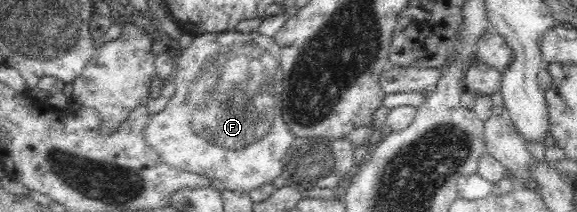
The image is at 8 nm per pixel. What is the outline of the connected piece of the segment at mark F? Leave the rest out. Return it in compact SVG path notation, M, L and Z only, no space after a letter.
M258 31L206 33L193 36L193 44L174 59L172 79L175 94L164 110L155 113L144 128L145 140L169 166L206 176L227 190L248 193L261 184L272 183L282 174L282 158L296 140L285 124L282 108L281 49Z

